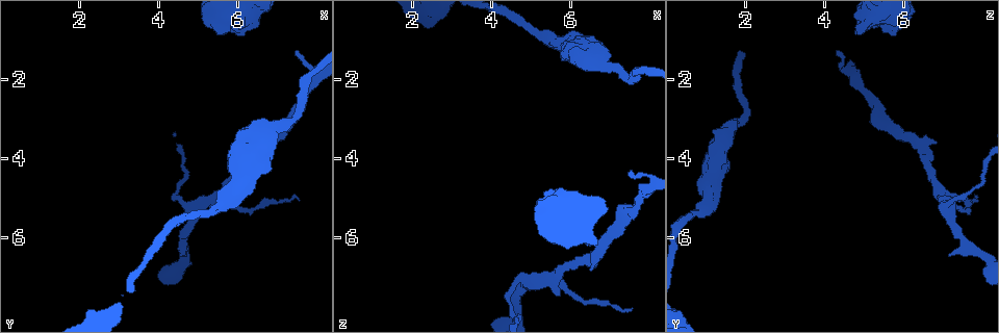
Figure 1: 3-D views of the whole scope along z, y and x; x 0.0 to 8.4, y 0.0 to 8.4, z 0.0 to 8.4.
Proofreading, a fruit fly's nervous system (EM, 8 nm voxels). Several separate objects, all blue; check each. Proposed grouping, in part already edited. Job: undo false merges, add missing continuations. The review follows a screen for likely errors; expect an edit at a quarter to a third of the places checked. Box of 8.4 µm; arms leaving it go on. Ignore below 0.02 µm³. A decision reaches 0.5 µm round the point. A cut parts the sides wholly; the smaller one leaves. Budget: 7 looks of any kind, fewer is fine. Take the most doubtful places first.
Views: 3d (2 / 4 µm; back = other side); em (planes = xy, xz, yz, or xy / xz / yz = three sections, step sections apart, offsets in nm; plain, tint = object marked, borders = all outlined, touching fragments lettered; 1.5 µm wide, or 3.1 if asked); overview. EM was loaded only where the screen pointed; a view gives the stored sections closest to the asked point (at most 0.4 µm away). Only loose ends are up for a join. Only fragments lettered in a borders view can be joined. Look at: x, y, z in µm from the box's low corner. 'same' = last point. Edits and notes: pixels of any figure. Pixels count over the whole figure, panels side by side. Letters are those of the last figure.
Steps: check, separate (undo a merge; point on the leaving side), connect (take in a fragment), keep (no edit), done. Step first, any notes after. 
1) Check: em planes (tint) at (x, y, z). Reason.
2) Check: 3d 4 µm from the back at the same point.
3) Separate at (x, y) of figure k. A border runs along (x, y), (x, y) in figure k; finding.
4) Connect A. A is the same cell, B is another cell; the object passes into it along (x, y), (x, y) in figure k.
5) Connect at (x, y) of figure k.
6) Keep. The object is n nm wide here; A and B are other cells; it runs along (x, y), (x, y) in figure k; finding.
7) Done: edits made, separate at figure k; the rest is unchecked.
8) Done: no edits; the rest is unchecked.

Check: 3d 4 µm at (5.45, 0.80, 4.80). Stops while still wide.

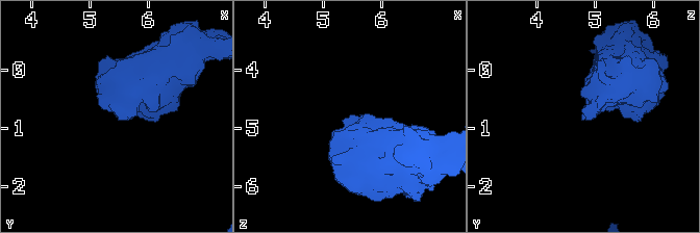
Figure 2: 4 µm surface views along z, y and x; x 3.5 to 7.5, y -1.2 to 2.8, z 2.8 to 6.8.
Check: em planes (borders) at (5.45, 0.75, 4.75). Need the tissue.

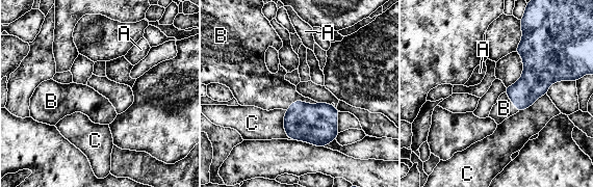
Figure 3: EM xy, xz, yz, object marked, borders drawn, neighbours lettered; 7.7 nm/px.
Connect at (271, 91) of figure 3. B is the same cell, A and C are other cells; the object passes into it along (316, 124), (301, 101), (271, 91) in figure 3; the cell continues.

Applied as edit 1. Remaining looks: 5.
Check: overview. See it whole again.

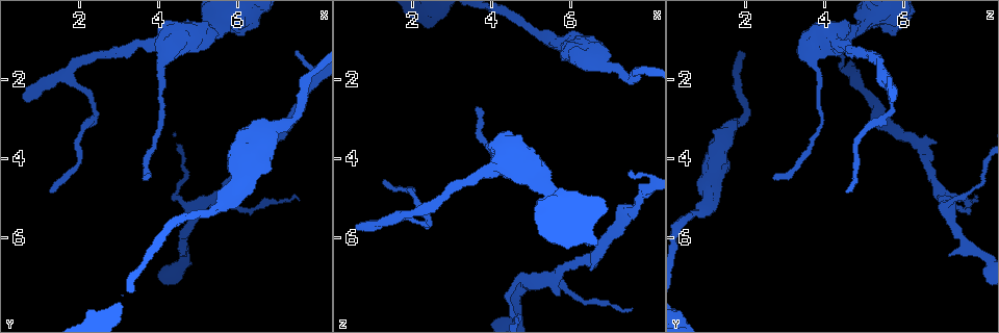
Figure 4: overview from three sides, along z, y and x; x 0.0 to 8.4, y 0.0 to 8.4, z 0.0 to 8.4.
Check: 3d 2 µm at (0.70, 2.55, 5.65). Branch stops here.

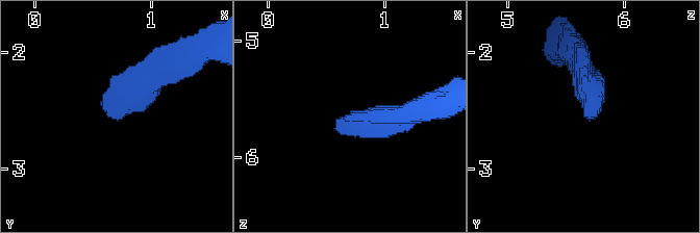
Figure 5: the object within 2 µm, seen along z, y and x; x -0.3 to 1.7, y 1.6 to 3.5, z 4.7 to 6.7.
Check: em planes (borders) at (0.64, 2.56, 5.68). Now the EM.

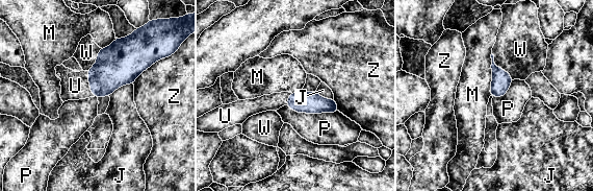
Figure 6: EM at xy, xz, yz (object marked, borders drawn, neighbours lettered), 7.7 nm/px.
Connect at (75, 86) of figure 6. The object is 150 nm wide here; U is the same cell, J, M, P, W and Z are other cells; it goes on there.

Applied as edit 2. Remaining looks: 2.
Check: em 3.1 µm planes (borders) at (7.55, 4.95, 7.85). Tapers out.

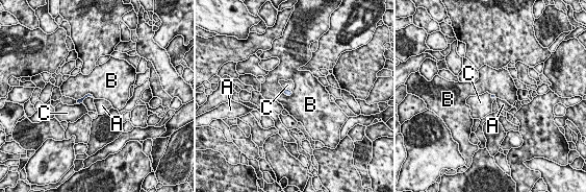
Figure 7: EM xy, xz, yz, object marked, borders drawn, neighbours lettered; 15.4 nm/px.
Keep. The longest contact is with B, 300 nm; A, B and C are other cells; no lettered fragment goes on from it.

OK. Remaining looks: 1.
Done: edits made, connect at figure 3, connect at figure 6; the rest is unchecked.

